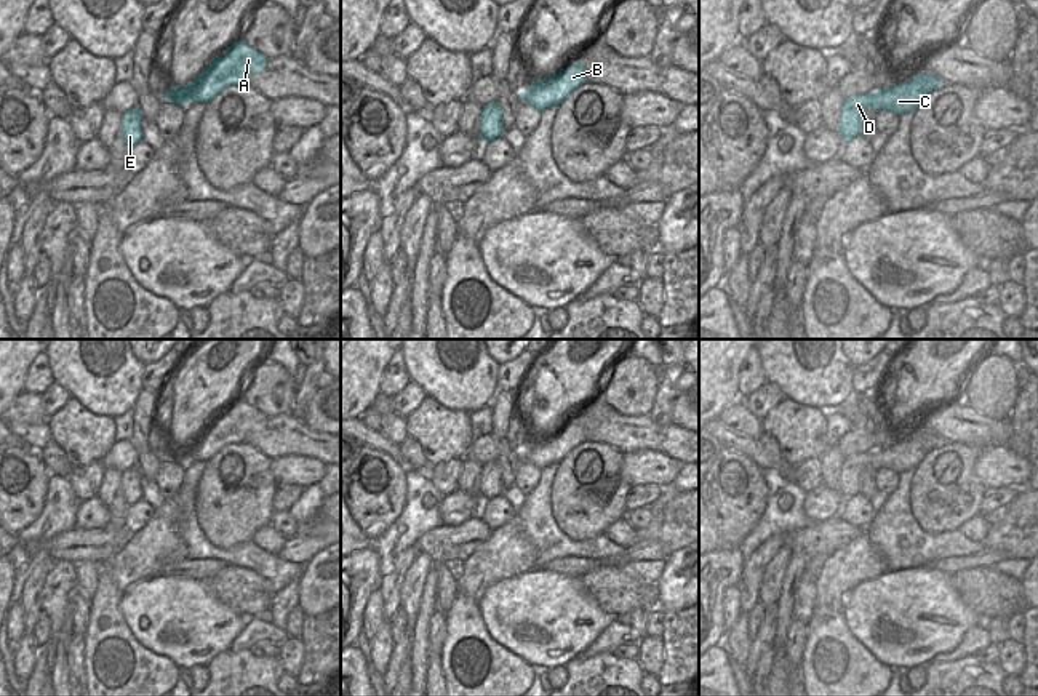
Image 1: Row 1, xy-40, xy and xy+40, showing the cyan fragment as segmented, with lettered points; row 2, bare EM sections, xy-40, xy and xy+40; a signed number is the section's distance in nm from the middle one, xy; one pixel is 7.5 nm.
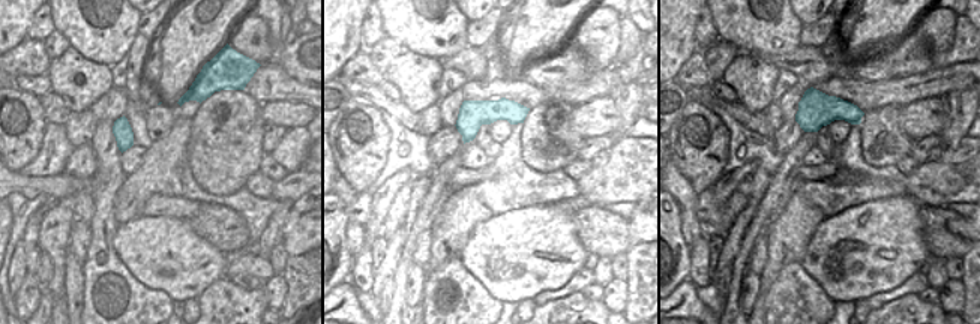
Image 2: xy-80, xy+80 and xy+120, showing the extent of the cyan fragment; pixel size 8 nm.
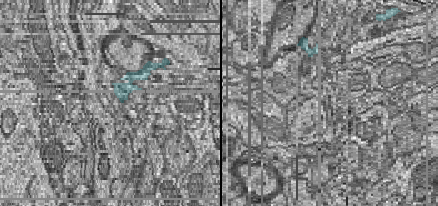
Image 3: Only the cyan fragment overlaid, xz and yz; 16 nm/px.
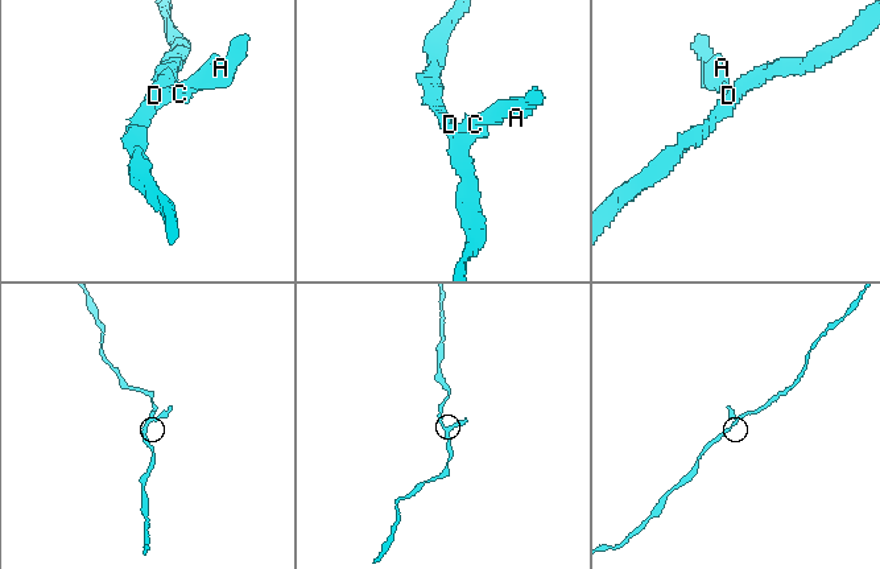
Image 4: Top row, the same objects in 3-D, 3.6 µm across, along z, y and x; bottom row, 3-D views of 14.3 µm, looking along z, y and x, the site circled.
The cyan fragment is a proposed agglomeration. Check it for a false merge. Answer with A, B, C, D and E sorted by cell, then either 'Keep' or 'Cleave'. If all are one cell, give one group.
Groups: A B C D E. Keep

